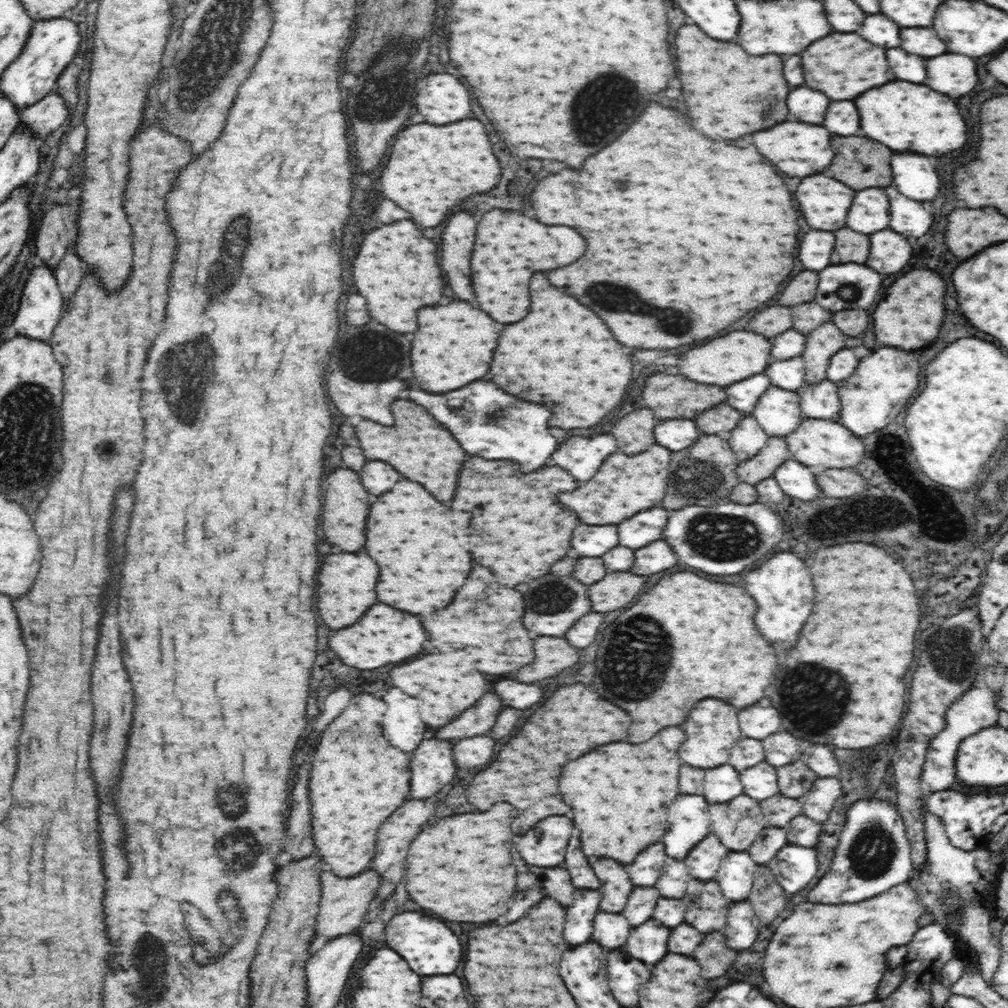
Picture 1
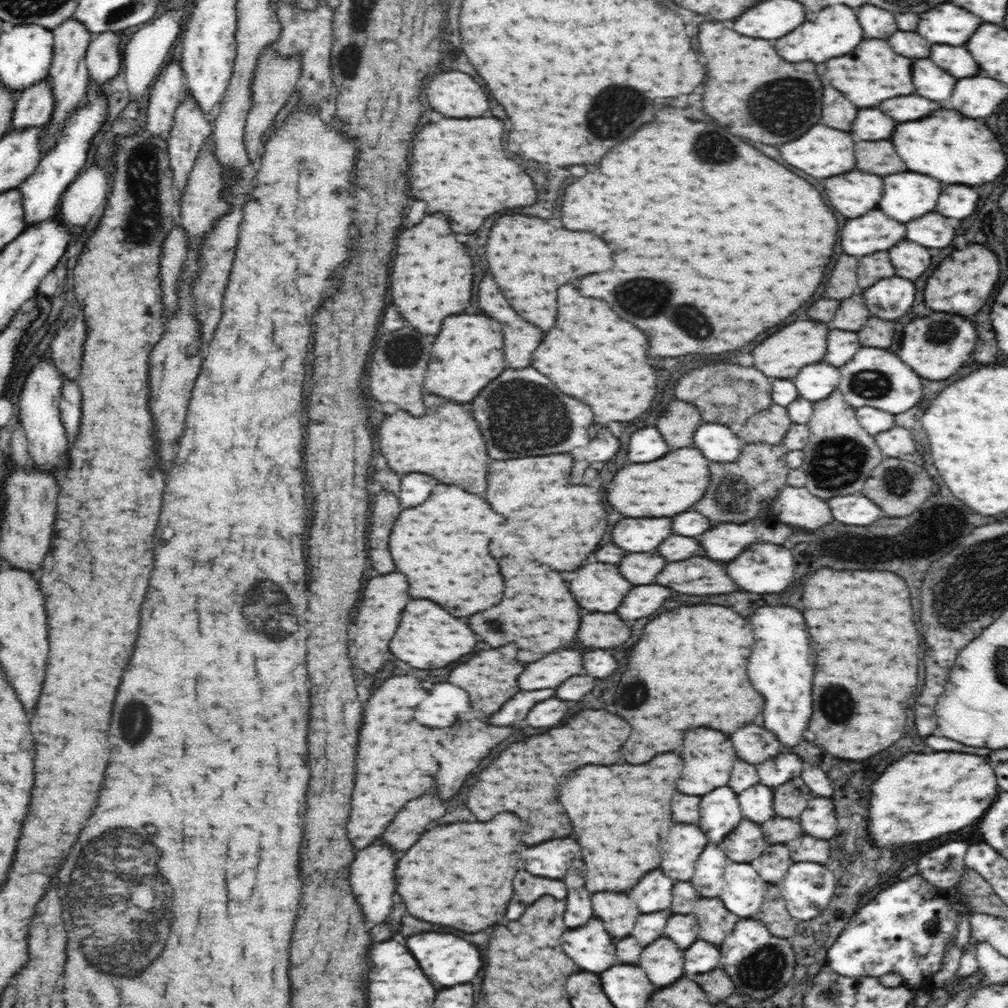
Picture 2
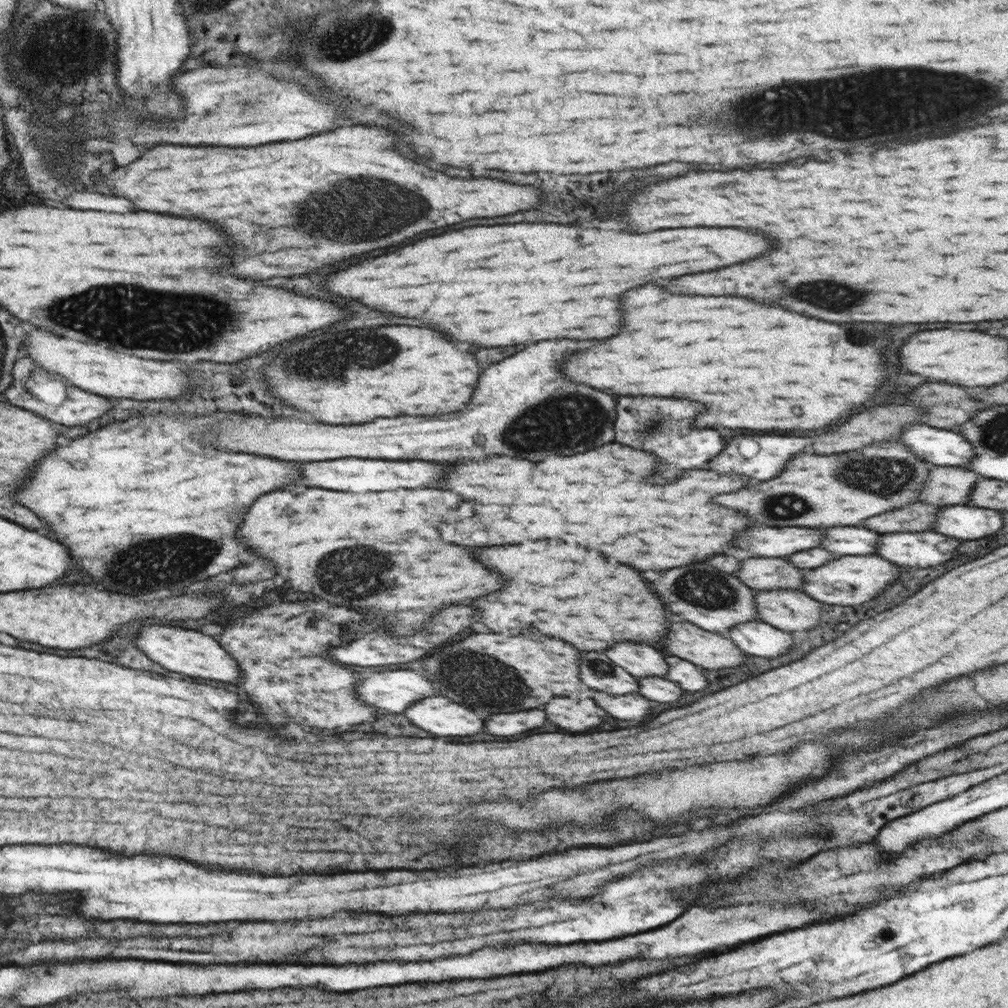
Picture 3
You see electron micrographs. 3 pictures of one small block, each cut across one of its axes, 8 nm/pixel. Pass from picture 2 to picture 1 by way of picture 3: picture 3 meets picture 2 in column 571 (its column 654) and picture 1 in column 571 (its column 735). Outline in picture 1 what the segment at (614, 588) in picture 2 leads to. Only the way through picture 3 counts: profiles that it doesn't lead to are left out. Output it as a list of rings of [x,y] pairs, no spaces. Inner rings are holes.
[[[546,574],[542,578],[528,582],[528,590],[524,592],[524,602],[526,602],[524,626],[540,636],[564,637],[574,622],[592,611],[588,587],[572,576]]]

